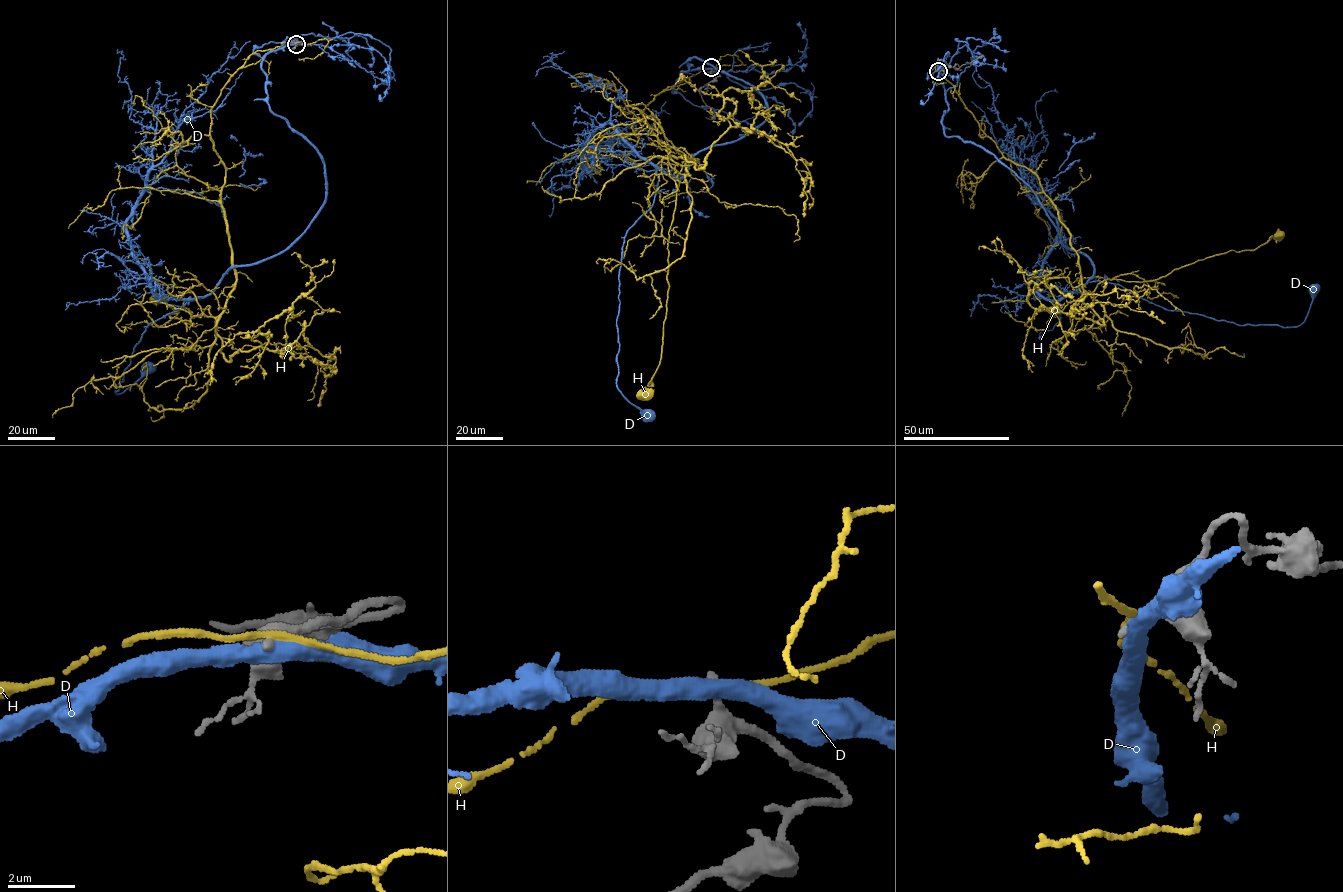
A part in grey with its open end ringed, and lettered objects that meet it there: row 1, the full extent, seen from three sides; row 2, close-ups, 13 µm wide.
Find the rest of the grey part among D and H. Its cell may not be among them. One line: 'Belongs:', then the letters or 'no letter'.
Belongs: no letter

